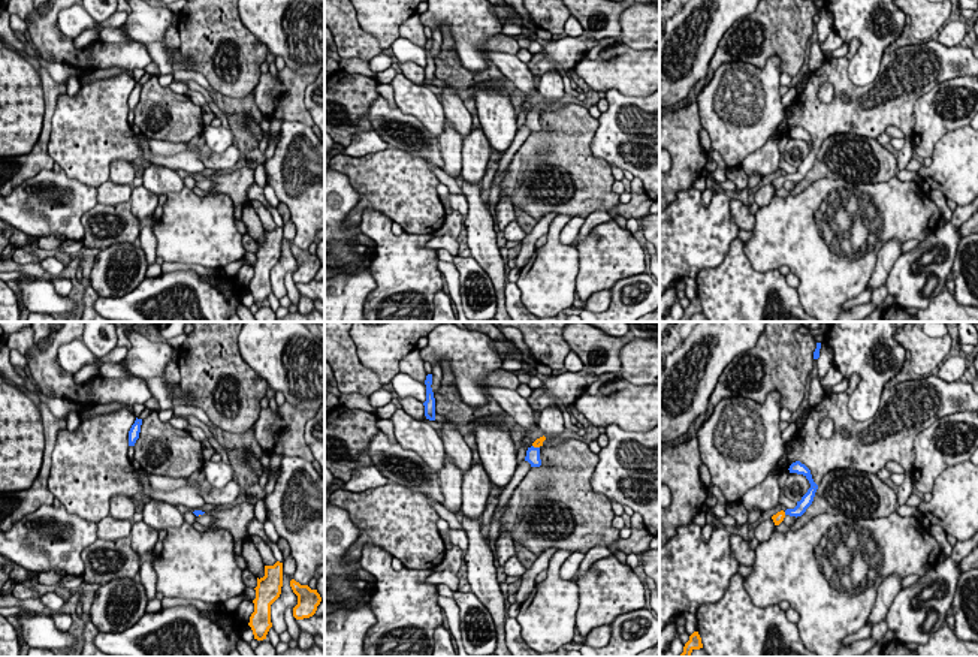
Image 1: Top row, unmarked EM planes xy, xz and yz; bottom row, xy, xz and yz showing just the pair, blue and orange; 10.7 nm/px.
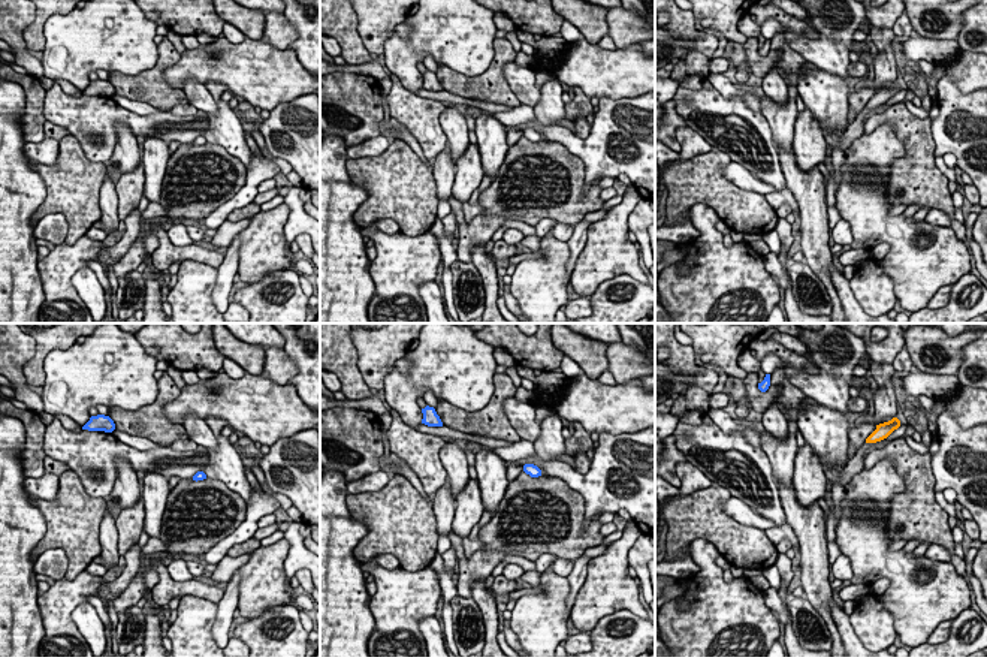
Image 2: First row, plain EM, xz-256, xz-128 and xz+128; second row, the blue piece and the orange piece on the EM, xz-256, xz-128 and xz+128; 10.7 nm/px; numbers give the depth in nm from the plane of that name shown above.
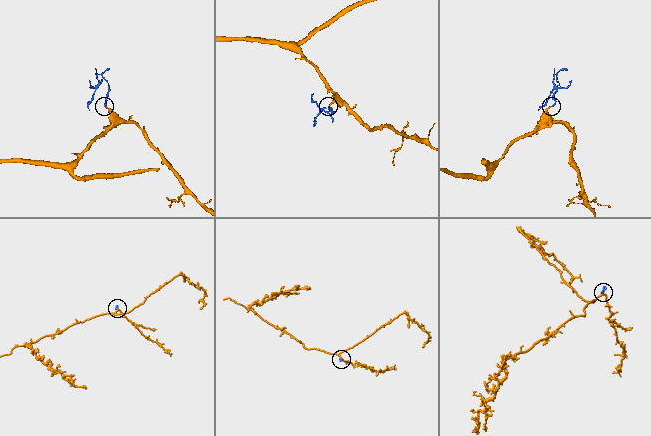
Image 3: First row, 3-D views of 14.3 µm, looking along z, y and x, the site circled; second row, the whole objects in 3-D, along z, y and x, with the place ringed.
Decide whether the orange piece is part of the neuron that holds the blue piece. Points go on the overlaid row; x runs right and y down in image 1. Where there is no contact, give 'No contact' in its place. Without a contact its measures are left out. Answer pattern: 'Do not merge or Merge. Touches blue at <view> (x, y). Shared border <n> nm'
Merge. Touches blue at xz (536, 448). Shared border 90 nm

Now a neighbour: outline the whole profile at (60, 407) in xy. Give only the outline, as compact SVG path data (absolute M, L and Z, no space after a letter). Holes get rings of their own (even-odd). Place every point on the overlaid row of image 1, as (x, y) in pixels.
M40 394L39 400L43 401L51 413L58 419L67 419L67 415L75 410L73 403L64 398L48 398Z

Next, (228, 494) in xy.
M206 479L200 480L197 485L199 485L199 495L203 498L206 504L223 507L232 504L241 491L236 479L230 480L223 488L212 488Z

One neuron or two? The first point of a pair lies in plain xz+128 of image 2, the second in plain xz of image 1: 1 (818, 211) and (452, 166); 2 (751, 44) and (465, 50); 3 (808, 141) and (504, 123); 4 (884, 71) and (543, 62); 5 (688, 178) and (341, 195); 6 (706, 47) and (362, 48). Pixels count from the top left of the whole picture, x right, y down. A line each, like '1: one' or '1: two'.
1: two
2: two
3: two
4: two
5: two
6: one

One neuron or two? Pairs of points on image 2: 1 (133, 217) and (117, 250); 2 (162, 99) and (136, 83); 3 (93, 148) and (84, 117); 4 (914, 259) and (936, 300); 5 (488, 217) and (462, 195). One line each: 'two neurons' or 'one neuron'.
1: one neuron
2: one neuron
3: one neuron
4: two neurons
5: two neurons

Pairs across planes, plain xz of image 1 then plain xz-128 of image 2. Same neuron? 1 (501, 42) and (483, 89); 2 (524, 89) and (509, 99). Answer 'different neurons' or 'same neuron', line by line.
1: same neuron
2: different neurons

